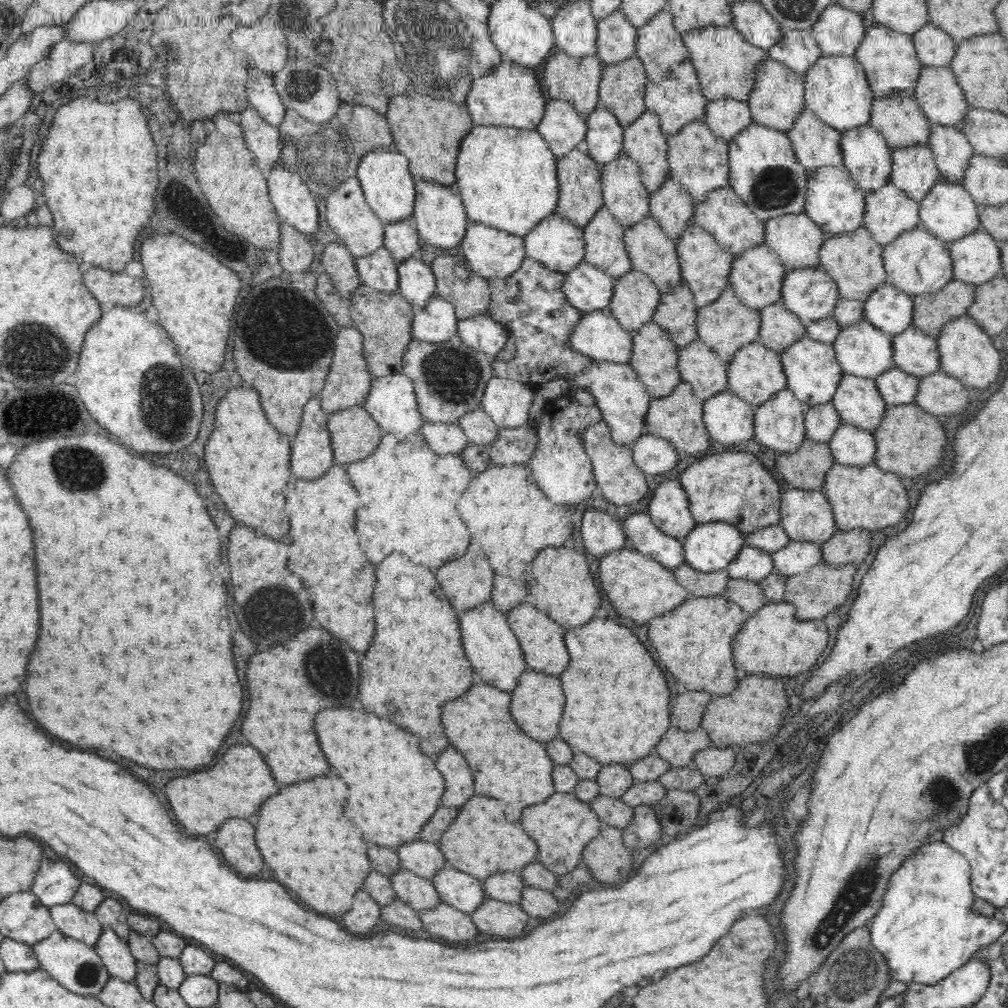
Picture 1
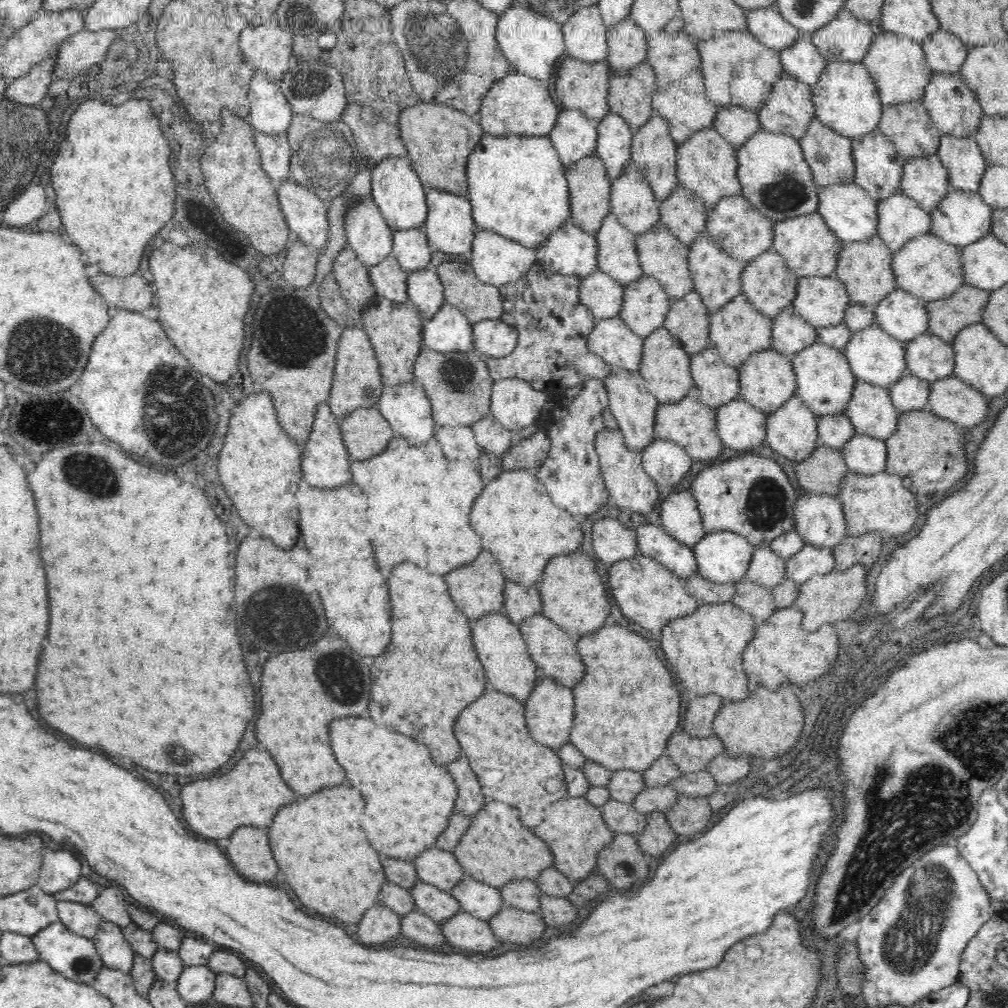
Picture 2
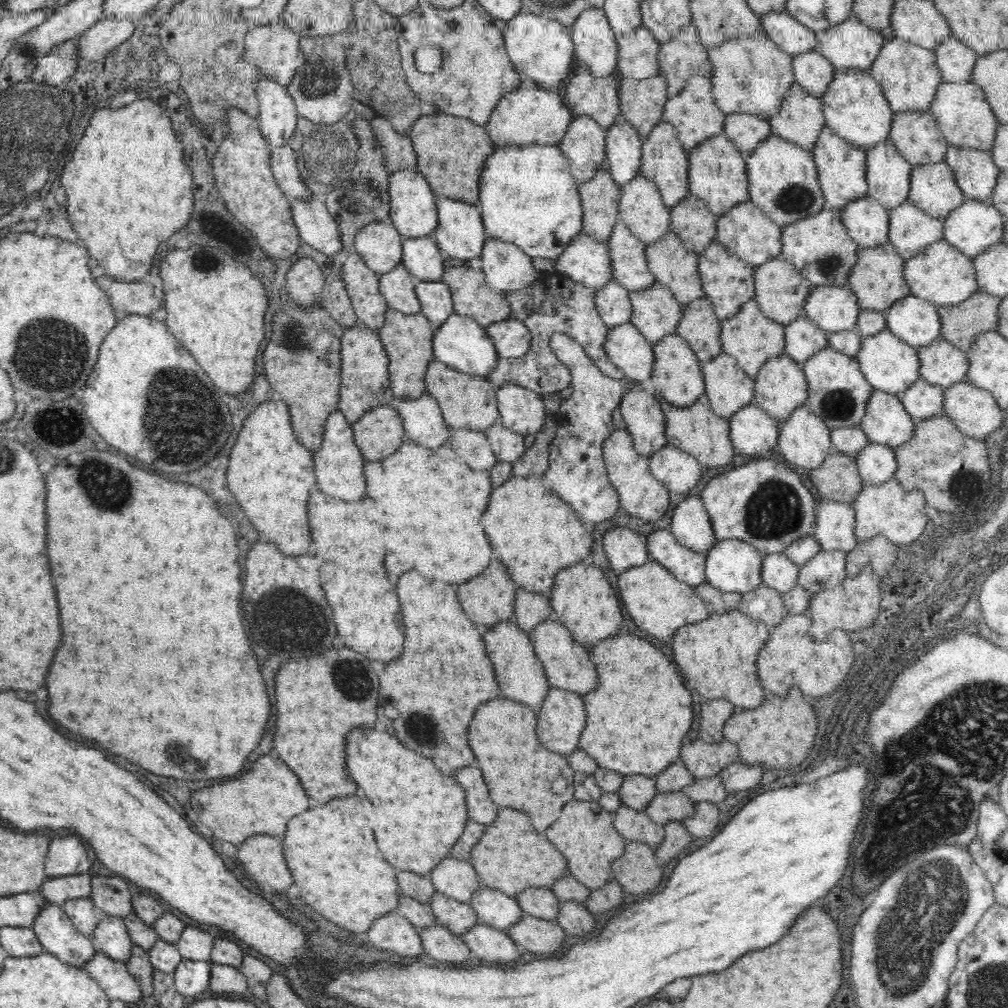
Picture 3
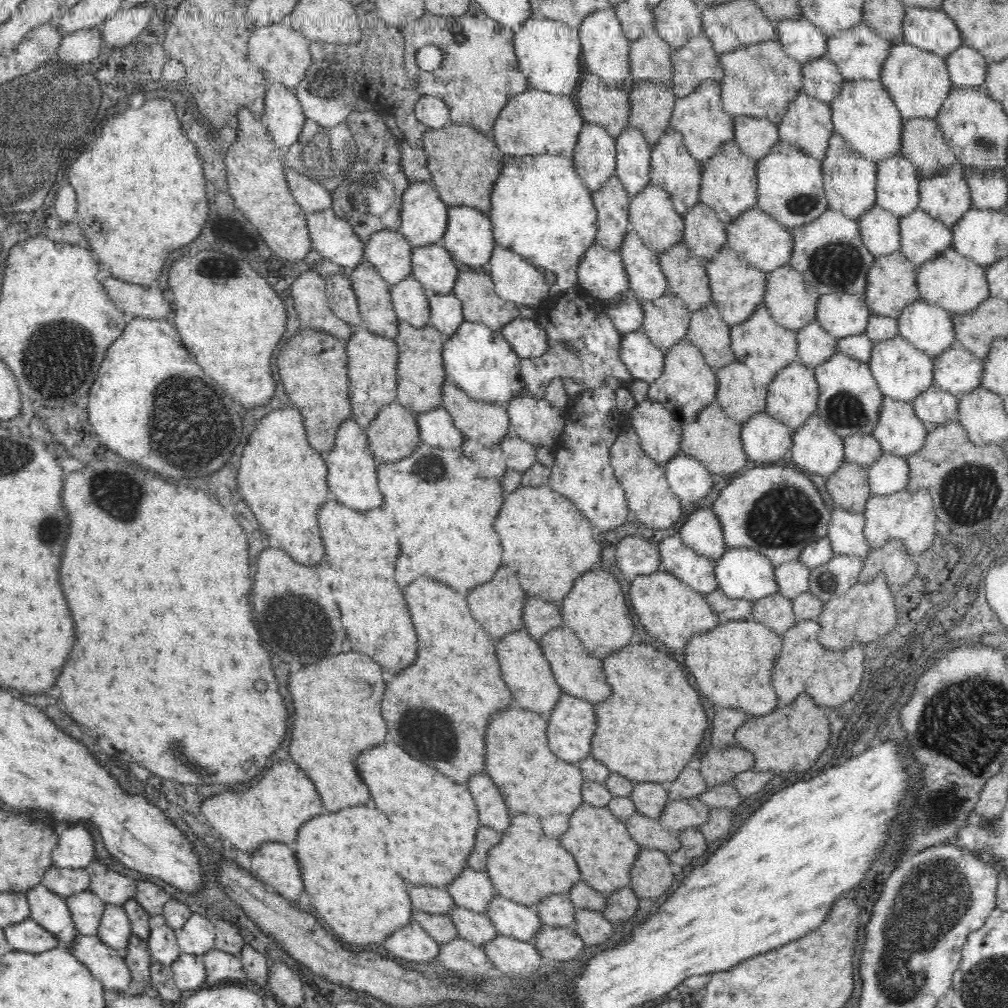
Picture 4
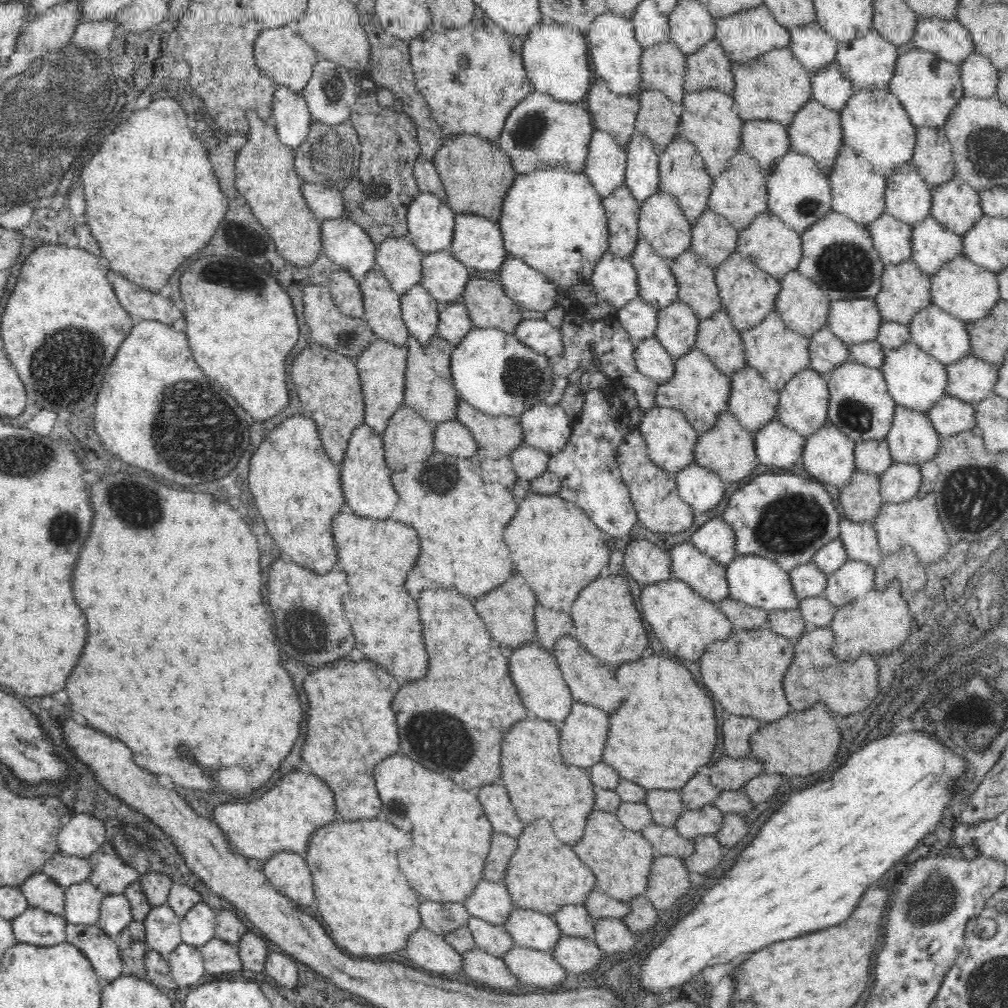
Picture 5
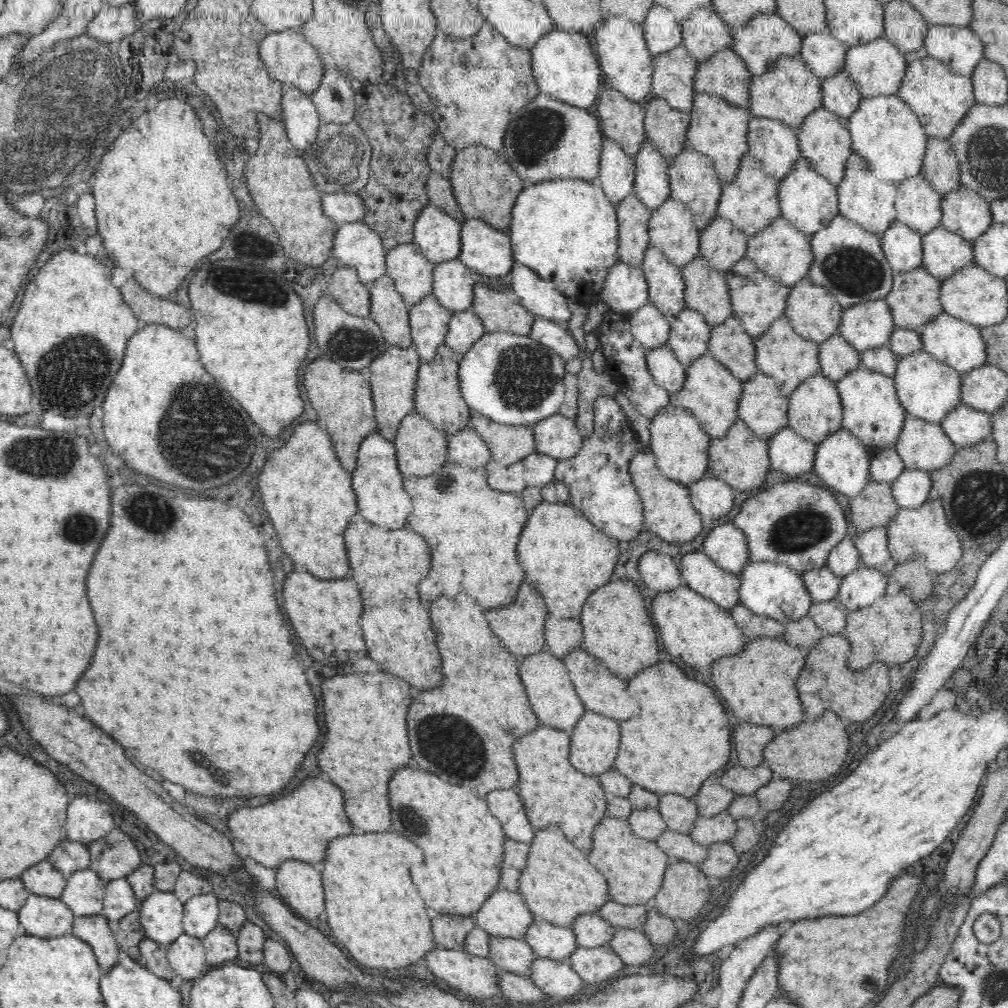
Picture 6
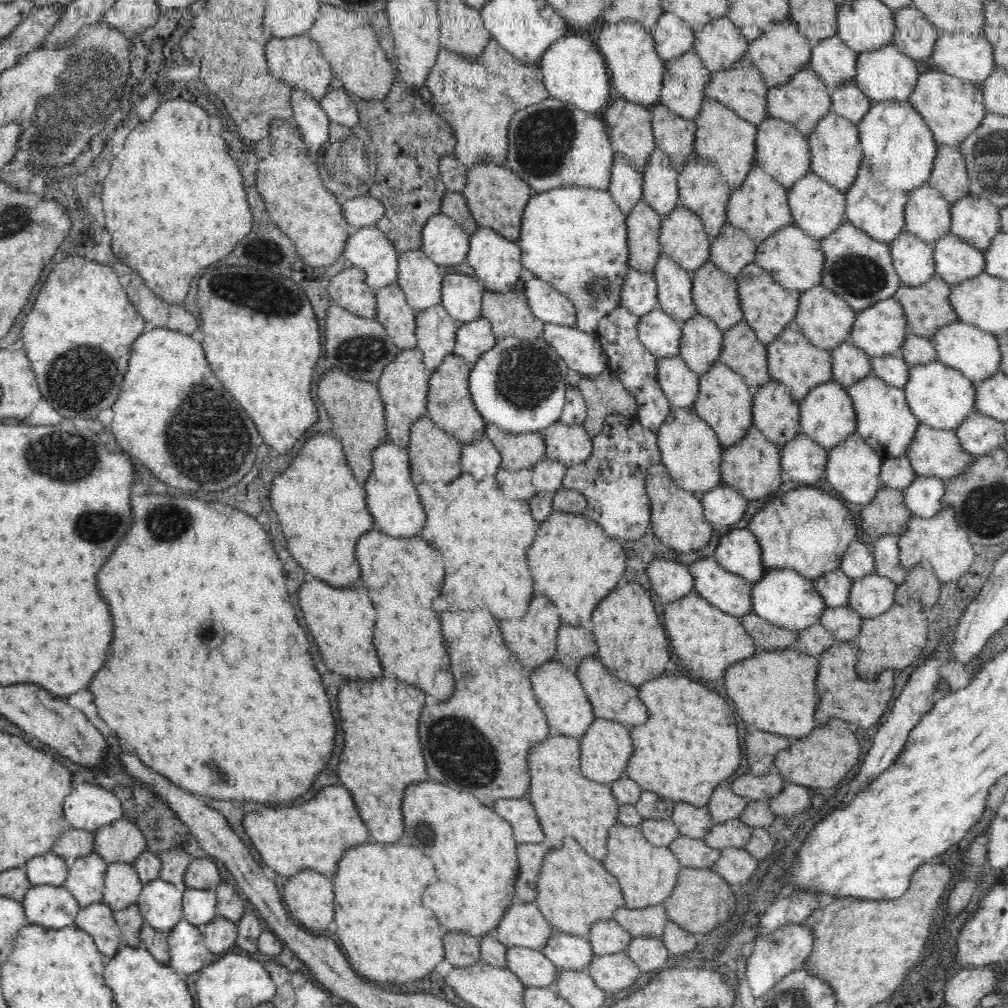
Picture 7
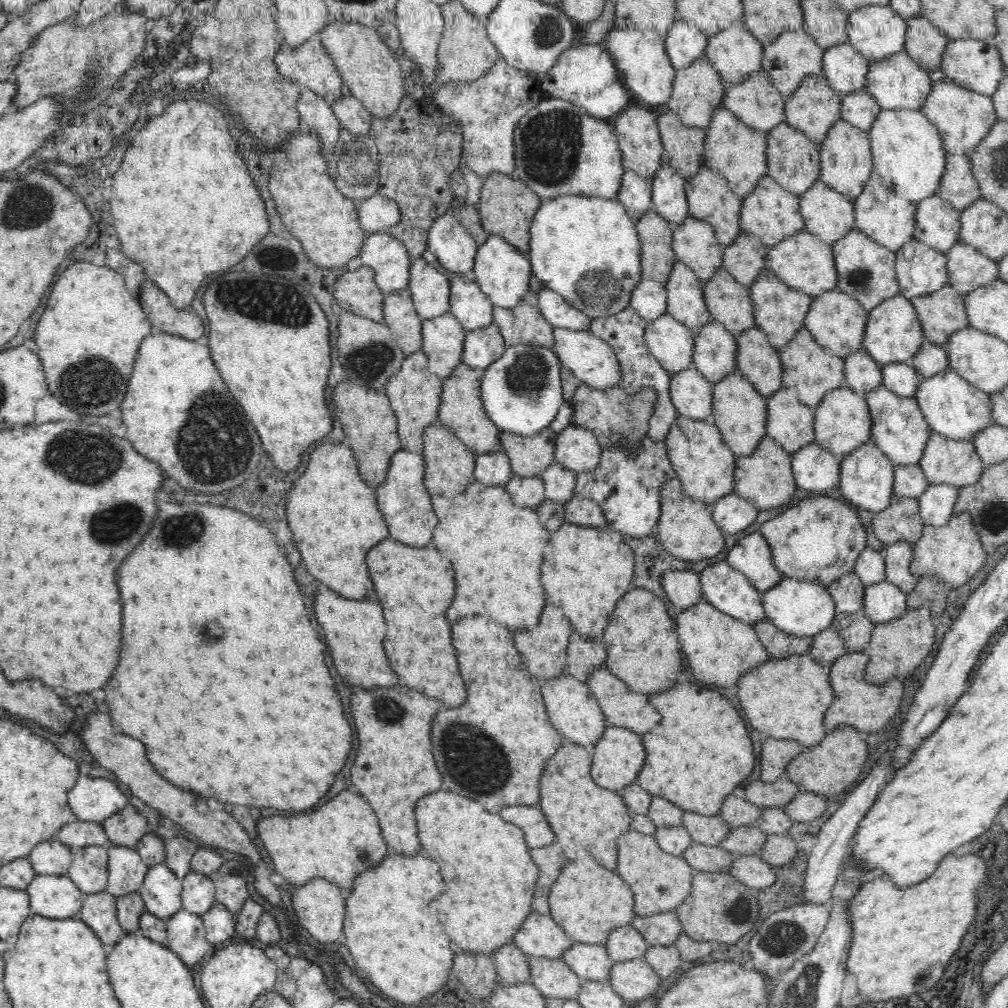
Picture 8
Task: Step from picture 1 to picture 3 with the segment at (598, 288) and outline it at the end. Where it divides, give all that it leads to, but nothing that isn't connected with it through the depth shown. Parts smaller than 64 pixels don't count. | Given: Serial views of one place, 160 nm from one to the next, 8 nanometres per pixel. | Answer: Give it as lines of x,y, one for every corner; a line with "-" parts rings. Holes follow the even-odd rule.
610,278
599,289
595,289
593,303
606,327
629,322
632,312
629,291
618,281

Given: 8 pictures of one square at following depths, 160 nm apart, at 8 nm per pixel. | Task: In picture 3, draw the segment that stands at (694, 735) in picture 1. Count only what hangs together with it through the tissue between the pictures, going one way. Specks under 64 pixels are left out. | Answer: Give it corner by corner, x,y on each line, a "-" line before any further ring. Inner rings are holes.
701,738
685,739
679,748
678,762
696,779
701,779
708,775
718,775
738,760
738,756
736,745
726,739
712,744

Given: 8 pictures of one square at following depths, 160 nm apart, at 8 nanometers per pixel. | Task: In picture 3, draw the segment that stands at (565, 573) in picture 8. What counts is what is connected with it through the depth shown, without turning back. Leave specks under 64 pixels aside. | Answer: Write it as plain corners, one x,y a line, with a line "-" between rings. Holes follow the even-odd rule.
512,475
494,488
480,518
480,526
510,578
527,592
546,595
552,588
557,570
590,559
591,528
584,526
570,505
551,492
542,478

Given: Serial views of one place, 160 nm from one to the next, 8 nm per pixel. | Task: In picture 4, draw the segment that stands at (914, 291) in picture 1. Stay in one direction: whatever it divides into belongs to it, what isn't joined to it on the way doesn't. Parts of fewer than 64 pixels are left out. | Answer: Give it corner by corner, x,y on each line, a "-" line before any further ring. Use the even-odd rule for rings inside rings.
952,246
942,249
936,258
928,259
916,267
915,283
920,299
938,305
950,313
965,313
989,296
985,267
962,256

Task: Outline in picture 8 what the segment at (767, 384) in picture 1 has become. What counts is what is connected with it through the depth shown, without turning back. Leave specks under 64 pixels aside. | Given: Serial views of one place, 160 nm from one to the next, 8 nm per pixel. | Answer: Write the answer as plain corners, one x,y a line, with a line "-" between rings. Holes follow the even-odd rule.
848,386
829,391
818,407
814,409
815,442
841,459
845,455
852,454
853,451
857,450
857,447
871,442
872,425
873,420
870,416
868,403
865,401
865,395

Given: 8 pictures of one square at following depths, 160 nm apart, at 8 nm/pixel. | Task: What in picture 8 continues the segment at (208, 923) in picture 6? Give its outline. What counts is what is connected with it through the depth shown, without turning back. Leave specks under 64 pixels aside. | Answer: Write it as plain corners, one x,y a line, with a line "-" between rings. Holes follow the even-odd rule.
190,870
182,878
181,906
192,914
202,915
215,903
215,884
211,876

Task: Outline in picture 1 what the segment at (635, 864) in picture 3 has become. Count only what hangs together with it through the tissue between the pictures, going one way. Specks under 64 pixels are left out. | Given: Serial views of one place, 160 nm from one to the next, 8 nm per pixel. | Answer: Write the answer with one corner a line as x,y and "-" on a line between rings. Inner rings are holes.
603,825
598,834
593,839
590,839
588,844
584,845
581,862
582,865
587,866
593,879
617,885
619,881
624,882
631,876
635,855
636,853
628,850
623,843
621,829
610,825

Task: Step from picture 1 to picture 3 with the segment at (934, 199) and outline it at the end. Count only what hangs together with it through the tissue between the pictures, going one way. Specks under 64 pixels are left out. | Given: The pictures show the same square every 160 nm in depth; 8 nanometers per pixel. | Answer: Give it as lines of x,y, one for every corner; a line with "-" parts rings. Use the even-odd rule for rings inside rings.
964,198
943,221
943,239
972,258
983,253
991,244
1002,242
1004,218
990,202

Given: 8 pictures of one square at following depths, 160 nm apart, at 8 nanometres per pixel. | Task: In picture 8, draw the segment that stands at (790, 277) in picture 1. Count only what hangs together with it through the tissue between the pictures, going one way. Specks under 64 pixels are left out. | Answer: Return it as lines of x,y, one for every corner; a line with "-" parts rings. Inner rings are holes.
898,294
883,300
876,308
868,312
863,345
865,351
880,364
886,366
892,363
910,364
913,355
921,349
925,334
921,328
916,309
905,296

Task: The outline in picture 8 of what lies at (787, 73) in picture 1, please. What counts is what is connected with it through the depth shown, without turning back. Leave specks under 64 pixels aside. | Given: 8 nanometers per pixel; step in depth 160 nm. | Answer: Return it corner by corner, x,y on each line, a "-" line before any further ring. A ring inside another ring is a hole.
842,119
827,132
824,142
820,144
819,153
819,179
832,190
844,194
850,202
854,202
862,194
873,171
873,154
868,131
860,130

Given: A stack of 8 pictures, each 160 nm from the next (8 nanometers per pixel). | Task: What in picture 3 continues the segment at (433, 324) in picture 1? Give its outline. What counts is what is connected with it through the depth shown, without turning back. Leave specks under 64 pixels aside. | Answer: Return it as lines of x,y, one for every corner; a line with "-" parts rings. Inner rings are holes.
452,313
439,327
433,329
431,338
433,358
442,361
464,373
476,373
488,376
489,370
493,369
495,360
498,358
490,337
485,333
483,326
474,319

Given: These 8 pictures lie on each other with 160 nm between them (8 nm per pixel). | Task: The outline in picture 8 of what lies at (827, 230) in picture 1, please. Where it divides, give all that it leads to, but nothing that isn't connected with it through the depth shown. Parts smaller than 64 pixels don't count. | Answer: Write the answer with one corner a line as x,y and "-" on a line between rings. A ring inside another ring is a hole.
913,238
895,253
895,273
902,296
908,300
950,285
945,253

